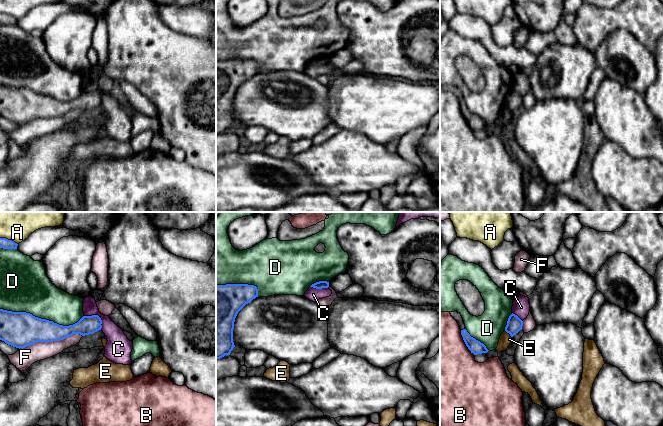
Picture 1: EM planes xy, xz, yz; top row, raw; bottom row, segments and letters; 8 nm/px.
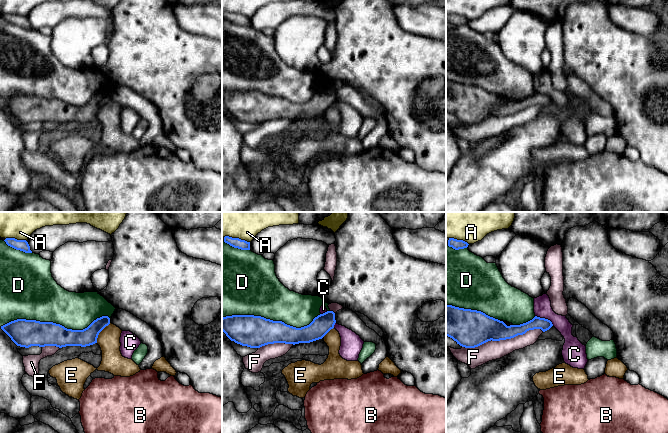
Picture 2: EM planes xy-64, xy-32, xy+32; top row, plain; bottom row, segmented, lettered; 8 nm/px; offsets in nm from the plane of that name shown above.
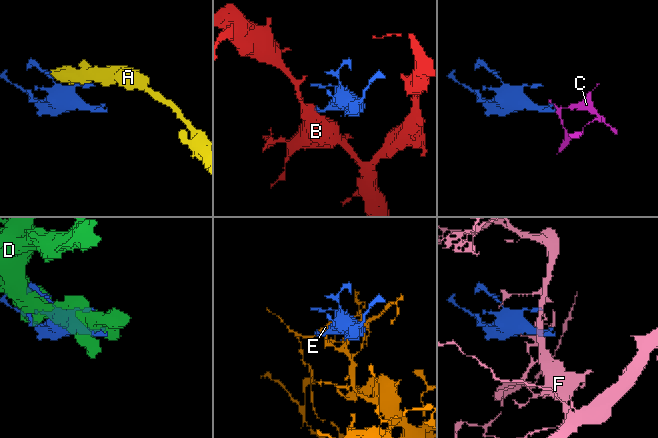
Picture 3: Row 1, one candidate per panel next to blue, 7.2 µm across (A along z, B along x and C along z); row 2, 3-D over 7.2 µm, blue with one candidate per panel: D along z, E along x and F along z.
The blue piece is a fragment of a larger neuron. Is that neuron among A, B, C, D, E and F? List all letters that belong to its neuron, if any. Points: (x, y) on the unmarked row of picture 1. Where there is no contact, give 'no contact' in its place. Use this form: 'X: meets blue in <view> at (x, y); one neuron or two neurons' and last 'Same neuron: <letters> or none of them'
A: meets blue in xy at (9, 16); two neurons
B: meets blue in yz at (464, 117); two neurons
C: meets blue in xy at (98, 92); two neurons
D: meets blue in xy at (42, 95); two neurons
E: meets blue in yz at (508, 108); two neurons
F: meets blue in xy at (50, 117); two neurons
Same neuron: none of them

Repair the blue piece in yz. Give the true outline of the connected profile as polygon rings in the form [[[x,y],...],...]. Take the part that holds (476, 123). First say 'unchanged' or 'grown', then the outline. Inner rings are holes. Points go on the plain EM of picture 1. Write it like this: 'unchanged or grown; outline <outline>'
grown; outline [[[457,87],[450,88],[450,90],[457,97],[461,106],[461,111],[463,113],[463,116],[468,125],[471,127],[471,129],[473,129],[474,131],[487,129],[489,126],[486,124],[486,122],[480,117],[471,113],[470,110],[467,108],[461,90],[458,89]]]

